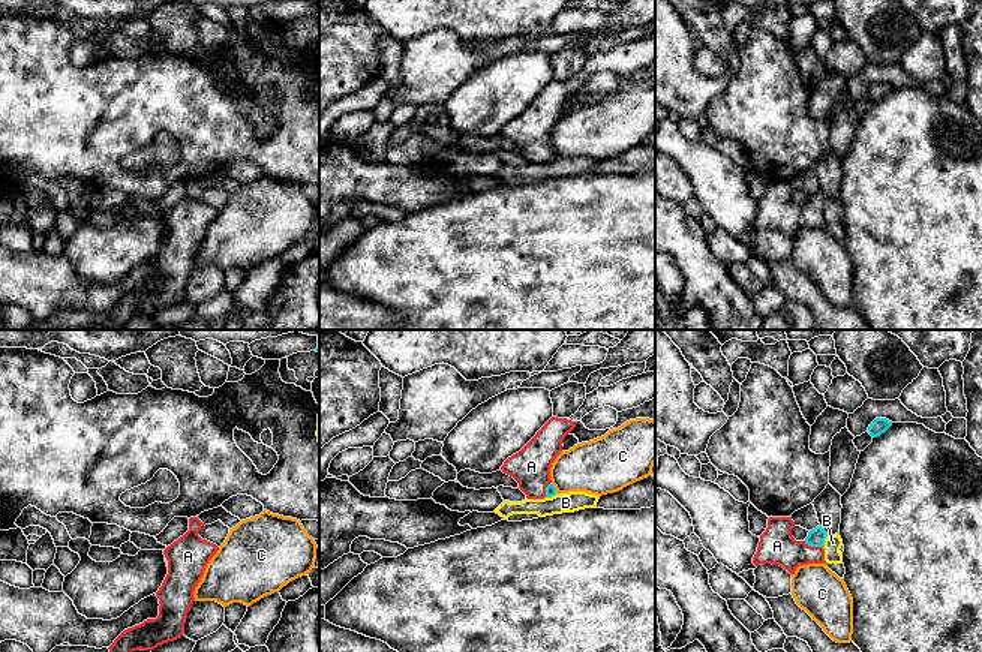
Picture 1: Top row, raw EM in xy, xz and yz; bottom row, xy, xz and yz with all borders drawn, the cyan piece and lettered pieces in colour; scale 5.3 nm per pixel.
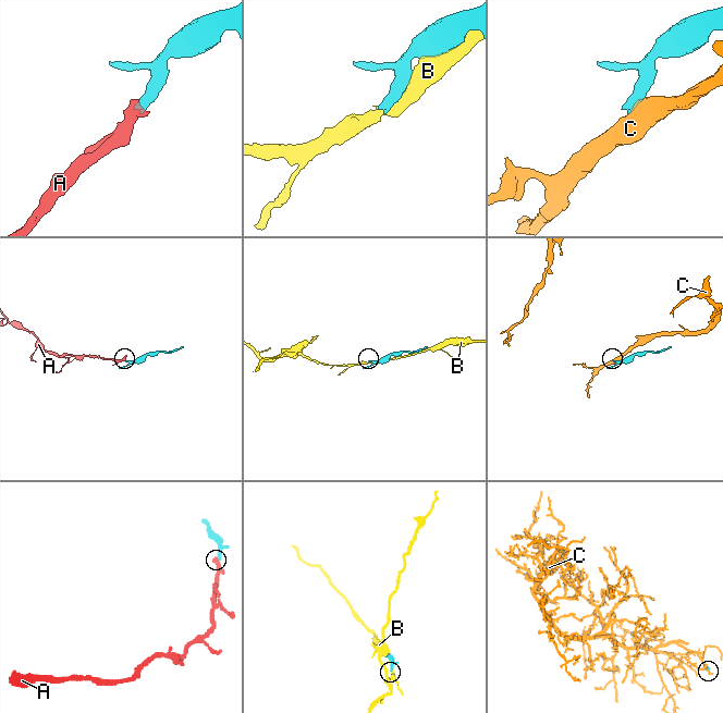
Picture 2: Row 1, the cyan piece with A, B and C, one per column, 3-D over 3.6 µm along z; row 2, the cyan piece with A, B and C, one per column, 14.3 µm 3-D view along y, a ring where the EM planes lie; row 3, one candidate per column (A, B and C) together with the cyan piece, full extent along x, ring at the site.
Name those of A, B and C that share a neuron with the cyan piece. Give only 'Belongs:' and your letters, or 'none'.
Belongs: A

